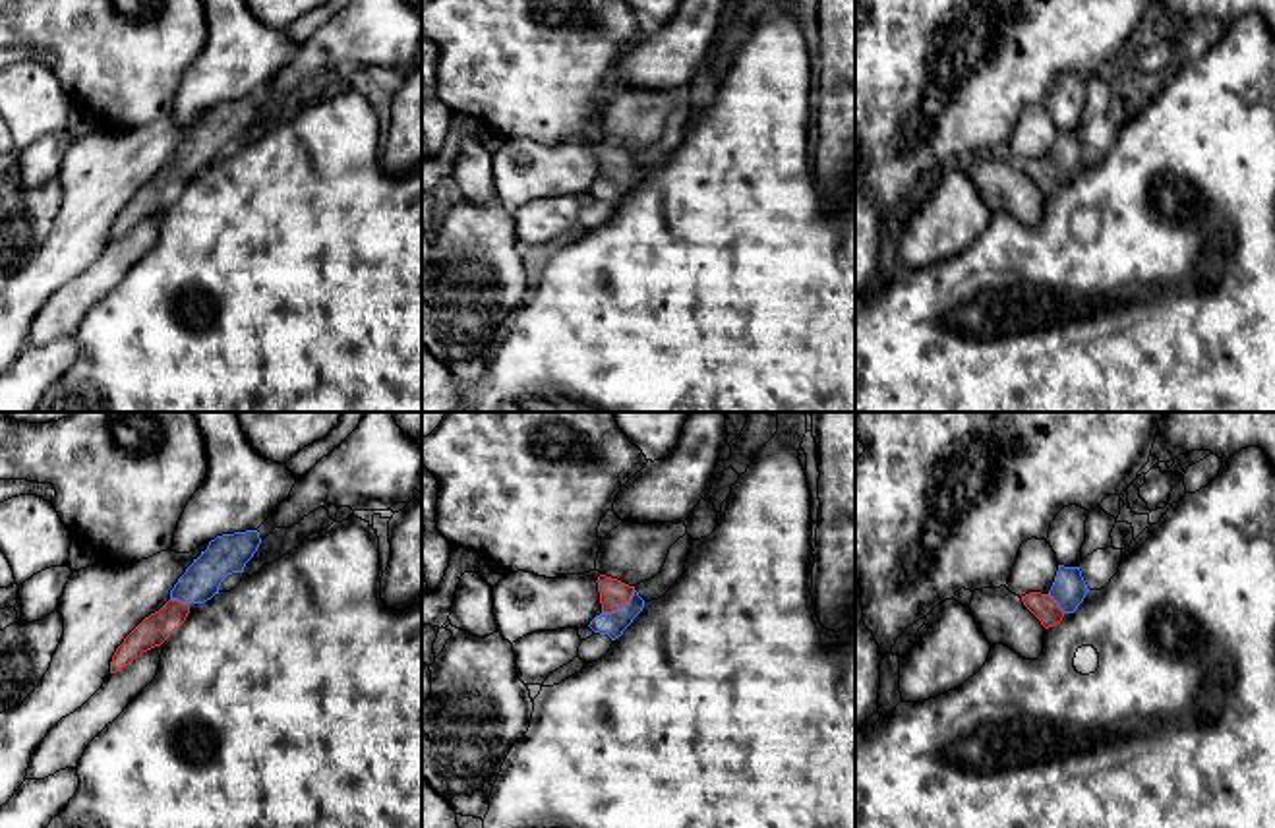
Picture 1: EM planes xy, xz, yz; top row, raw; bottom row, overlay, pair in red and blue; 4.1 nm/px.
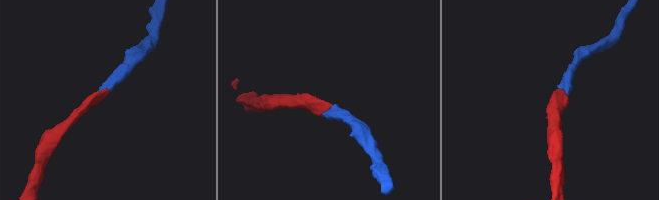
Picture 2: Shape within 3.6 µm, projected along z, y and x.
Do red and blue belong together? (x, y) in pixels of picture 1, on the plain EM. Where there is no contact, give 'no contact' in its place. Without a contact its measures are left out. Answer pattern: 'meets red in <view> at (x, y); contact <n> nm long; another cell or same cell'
meets red in xz at (620, 173); contact 170 nm long; same cell

